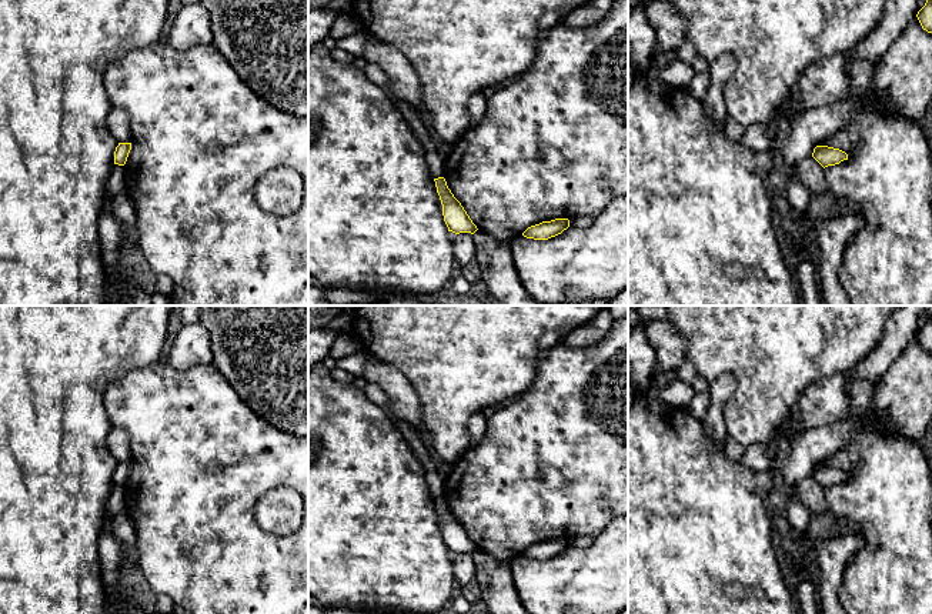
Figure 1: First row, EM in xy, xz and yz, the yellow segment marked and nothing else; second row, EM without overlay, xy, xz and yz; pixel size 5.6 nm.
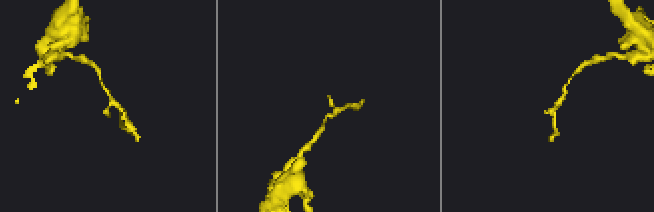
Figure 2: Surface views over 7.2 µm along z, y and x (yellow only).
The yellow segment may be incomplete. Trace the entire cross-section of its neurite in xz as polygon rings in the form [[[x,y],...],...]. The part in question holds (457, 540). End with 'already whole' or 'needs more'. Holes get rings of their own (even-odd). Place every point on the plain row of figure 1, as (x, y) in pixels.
[[[438,497],[434,498],[434,501],[442,524],[442,535],[448,551],[452,551],[455,554],[474,554],[478,550],[477,545],[472,543],[461,523],[454,517],[454,514],[448,508],[445,498]]]; already whole

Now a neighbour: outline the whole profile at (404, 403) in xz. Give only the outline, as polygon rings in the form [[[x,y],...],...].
[[[368,354],[363,377],[387,394],[392,417],[408,421],[420,433],[427,431],[421,417],[420,398],[407,376],[394,366]]]

